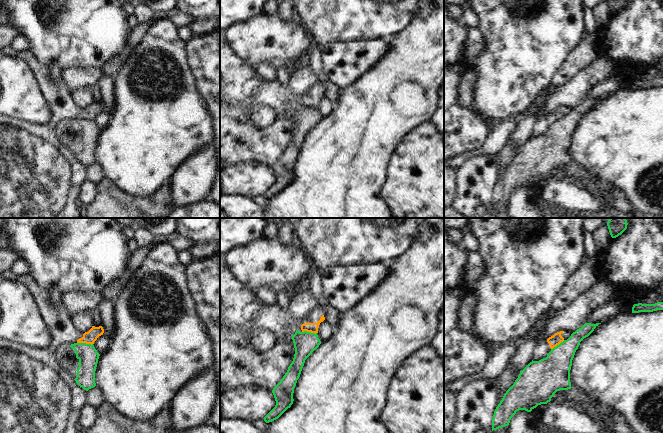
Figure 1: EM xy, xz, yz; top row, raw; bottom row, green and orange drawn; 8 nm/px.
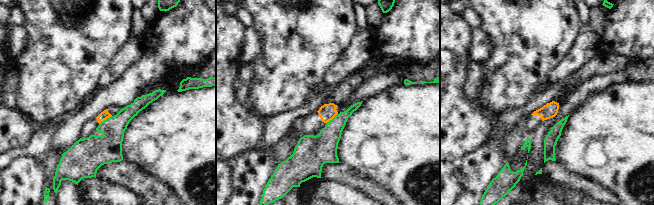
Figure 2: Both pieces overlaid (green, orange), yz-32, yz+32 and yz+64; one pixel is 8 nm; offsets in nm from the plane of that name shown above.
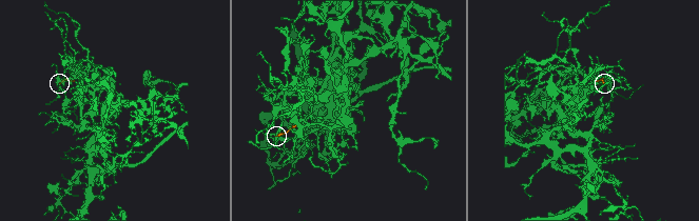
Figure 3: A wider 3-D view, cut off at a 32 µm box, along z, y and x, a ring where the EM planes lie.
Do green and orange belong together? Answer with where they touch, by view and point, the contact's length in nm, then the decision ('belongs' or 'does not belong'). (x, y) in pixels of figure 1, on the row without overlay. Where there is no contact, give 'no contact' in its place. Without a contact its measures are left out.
xy (85, 119) | 130 nm | does not belong

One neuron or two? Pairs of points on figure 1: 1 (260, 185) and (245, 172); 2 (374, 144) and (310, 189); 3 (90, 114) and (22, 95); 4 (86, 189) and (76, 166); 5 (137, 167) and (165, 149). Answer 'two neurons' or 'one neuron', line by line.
1: one neuron
2: one neuron
3: two neurons
4: two neurons
5: one neuron

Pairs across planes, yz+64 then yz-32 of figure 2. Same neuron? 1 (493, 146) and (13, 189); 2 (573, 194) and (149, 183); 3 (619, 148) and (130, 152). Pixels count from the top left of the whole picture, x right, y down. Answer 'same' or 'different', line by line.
1: same
2: different
3: same

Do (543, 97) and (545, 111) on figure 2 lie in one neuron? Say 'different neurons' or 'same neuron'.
different neurons

